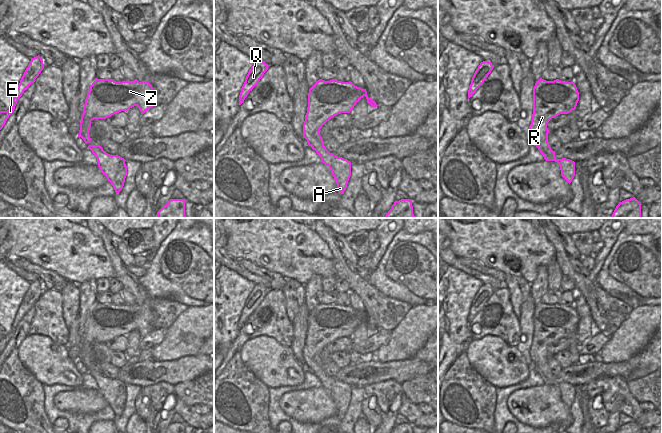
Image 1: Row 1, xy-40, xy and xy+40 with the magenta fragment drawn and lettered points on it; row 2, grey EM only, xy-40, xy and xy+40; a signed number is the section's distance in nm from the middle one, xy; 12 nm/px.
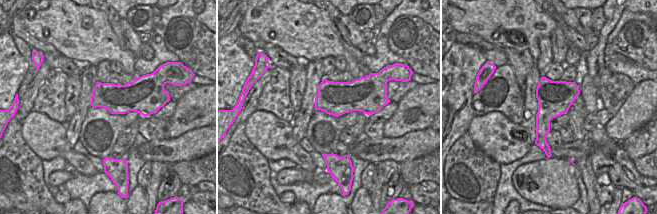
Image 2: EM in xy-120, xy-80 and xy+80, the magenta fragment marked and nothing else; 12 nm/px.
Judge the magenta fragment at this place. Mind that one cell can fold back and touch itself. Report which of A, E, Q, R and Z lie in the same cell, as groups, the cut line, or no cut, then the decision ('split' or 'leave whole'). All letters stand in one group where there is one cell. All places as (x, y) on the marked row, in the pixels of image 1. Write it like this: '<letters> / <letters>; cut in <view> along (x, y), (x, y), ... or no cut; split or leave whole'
A E Q R Z; no cut; leave whole

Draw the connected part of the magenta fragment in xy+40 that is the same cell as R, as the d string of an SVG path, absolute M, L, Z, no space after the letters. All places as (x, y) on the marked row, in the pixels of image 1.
M540 78L533 88L533 114L529 130L530 143L538 148L546 161L559 164L561 176L570 184L575 176L575 162L555 158L548 143L547 123L560 114L568 114L576 109L579 92L574 82L564 82L559 79L546 81Z

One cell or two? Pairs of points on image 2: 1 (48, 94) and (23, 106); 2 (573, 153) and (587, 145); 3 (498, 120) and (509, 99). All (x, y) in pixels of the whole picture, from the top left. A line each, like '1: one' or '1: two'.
1: two
2: one
3: two

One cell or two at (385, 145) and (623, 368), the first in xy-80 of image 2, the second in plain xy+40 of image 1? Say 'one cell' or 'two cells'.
one cell

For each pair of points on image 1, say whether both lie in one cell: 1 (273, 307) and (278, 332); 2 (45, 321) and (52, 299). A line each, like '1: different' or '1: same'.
1: same
2: same

